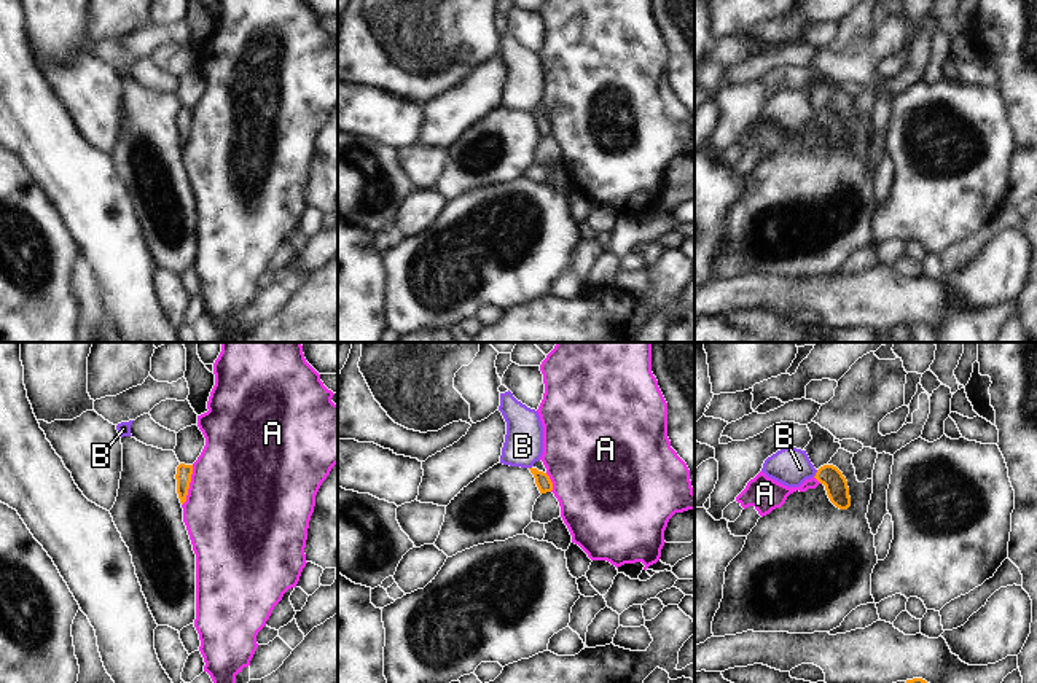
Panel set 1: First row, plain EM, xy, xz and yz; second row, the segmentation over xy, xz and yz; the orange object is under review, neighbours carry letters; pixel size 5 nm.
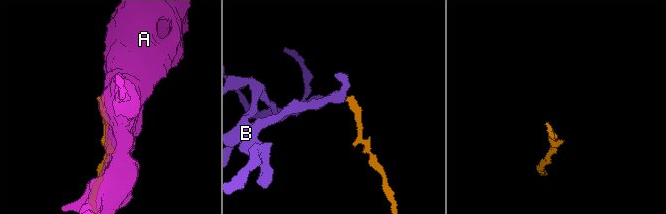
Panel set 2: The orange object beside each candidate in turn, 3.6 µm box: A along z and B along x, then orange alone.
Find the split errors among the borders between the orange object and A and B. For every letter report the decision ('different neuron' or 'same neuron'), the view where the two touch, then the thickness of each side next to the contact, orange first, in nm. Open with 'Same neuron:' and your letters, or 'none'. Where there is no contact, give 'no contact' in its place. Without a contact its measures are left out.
Same neuron: B
A: different neuron; contact in xy; calibres 80 and 500 nm
B: same neuron; contact in yz; calibres 110 and 190 nm

